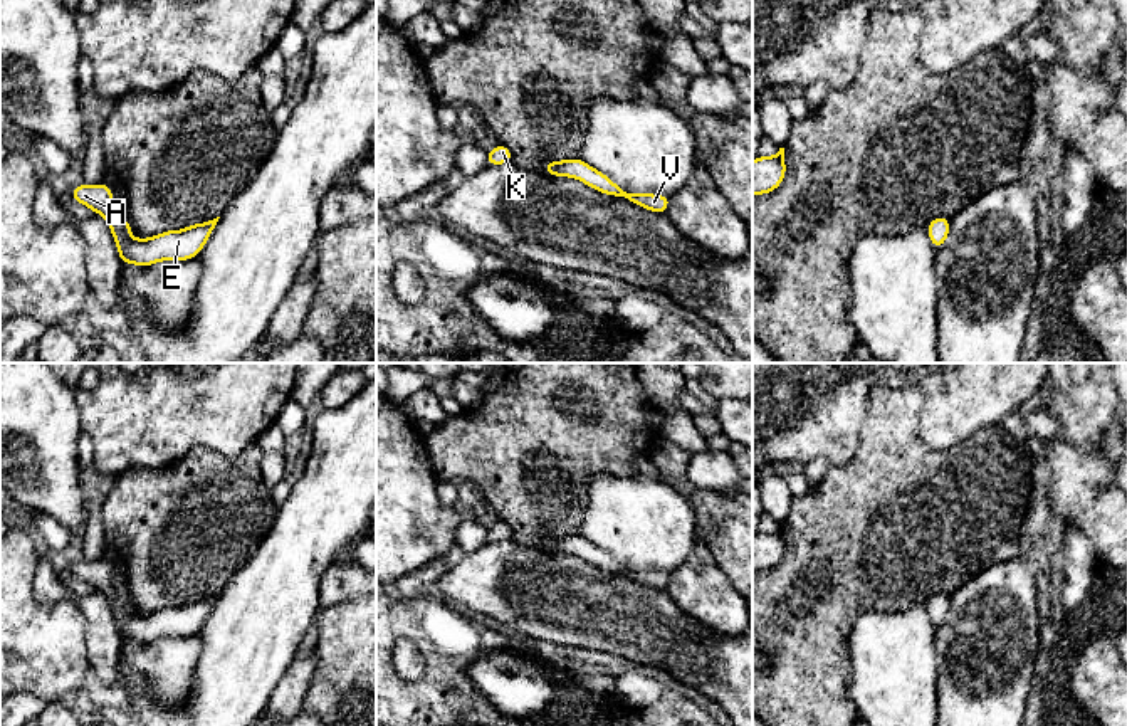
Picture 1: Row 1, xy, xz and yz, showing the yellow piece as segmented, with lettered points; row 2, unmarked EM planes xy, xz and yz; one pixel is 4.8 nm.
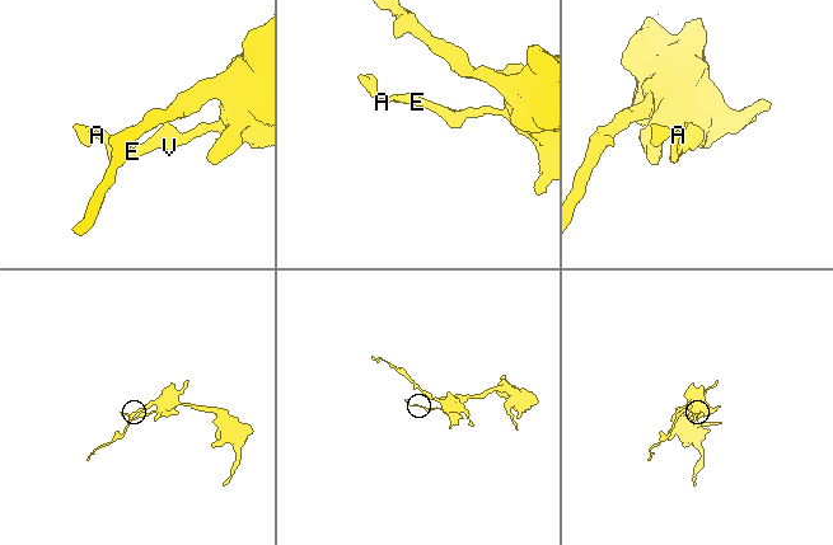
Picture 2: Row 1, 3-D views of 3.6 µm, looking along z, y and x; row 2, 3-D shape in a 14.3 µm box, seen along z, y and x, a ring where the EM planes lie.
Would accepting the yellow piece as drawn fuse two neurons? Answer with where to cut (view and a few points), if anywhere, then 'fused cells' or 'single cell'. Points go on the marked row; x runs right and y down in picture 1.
no cut | single cell

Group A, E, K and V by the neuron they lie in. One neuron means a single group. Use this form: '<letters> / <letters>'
A E K V

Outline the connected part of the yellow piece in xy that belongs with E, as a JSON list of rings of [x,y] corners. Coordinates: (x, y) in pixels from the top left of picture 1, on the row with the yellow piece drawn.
[[[107,183],[77,185],[71,190],[71,197],[107,220],[121,264],[141,267],[161,260],[195,259],[220,218],[193,224],[181,230],[166,230],[149,239],[133,239],[129,235],[133,224],[131,220],[123,220],[113,207],[113,188]]]

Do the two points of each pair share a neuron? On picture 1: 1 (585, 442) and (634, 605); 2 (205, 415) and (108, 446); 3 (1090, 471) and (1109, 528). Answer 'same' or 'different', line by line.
1: different
2: same
3: same

